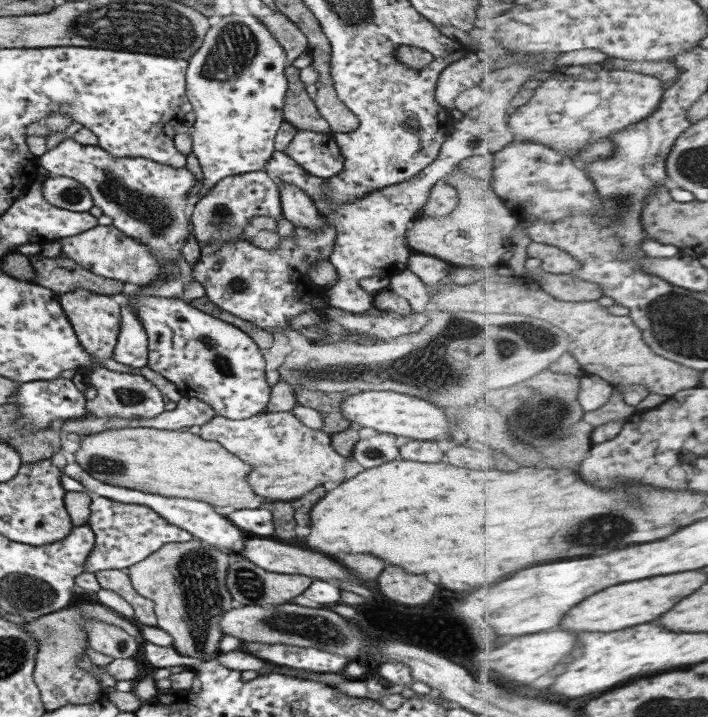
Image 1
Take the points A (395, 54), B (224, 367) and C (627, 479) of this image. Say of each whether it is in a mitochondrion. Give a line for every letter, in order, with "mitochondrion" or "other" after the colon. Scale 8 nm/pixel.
A: other
B: mitochondrion
C: other

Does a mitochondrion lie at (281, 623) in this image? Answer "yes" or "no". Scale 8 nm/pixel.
yes

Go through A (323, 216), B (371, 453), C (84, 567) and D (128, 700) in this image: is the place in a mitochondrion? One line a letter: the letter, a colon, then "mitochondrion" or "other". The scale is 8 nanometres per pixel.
A: other
B: mitochondrion
C: other
D: other

